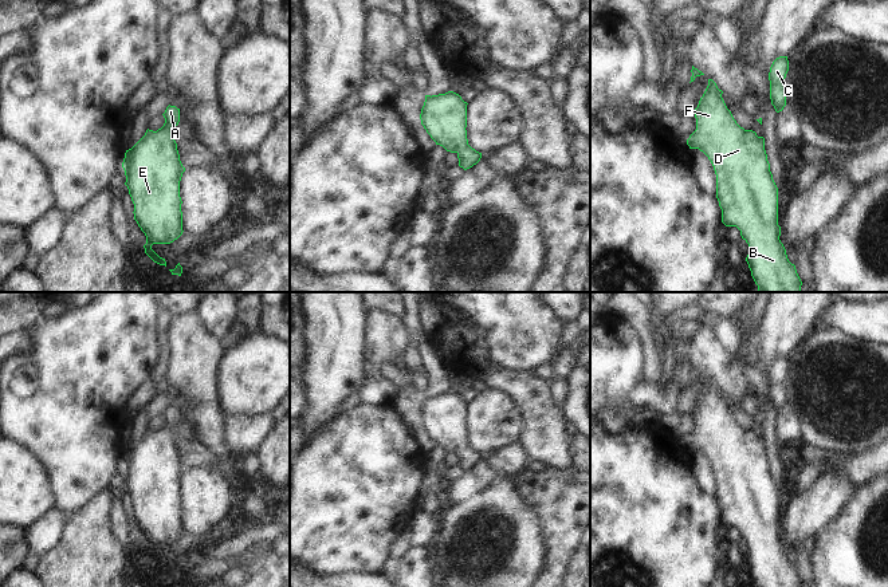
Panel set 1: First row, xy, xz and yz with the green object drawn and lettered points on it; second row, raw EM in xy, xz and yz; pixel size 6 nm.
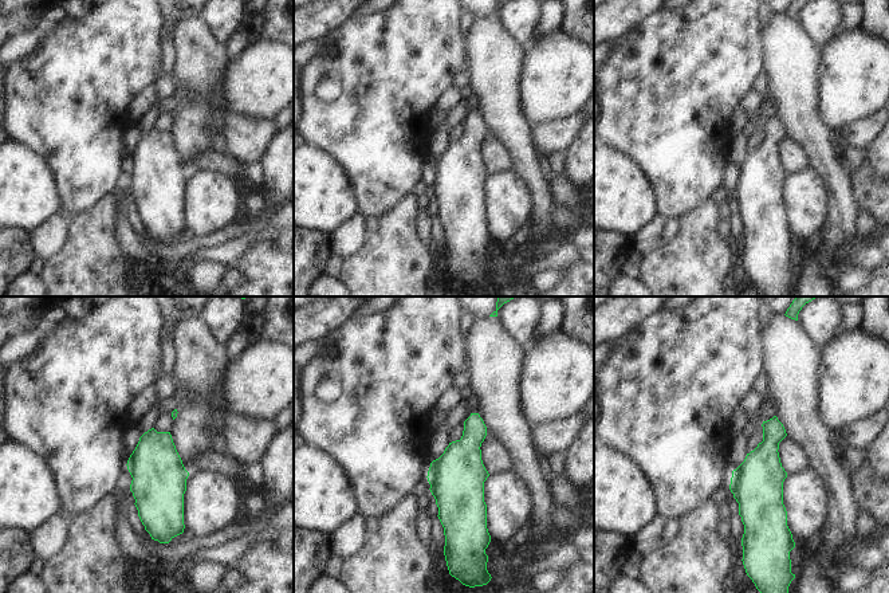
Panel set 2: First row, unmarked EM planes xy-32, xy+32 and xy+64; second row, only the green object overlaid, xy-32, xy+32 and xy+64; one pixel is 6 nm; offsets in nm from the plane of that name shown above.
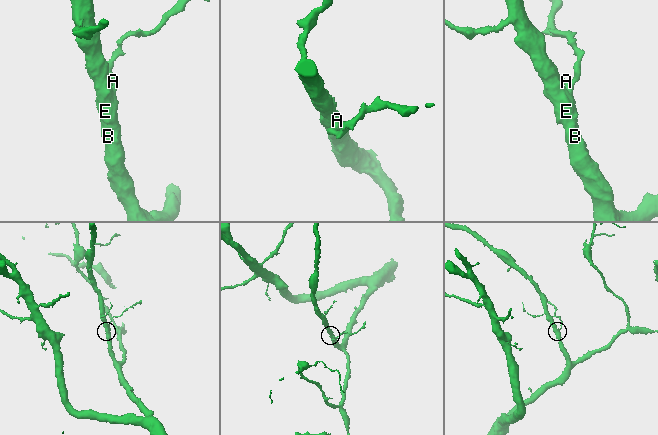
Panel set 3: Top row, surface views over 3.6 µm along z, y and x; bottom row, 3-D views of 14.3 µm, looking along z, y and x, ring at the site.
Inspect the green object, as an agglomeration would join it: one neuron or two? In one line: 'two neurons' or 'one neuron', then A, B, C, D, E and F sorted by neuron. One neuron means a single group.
one neuron; groups A B C D E F

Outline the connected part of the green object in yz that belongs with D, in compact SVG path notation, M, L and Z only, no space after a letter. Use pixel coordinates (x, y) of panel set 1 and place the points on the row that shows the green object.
M708 79L708 86L693 111L696 130L687 139L687 145L689 149L703 151L714 166L722 222L726 226L736 226L742 239L748 244L746 261L758 285L758 292L802 292L802 281L795 265L789 261L786 249L779 240L778 188L770 172L765 138L736 123L722 94L723 91L718 88L716 83Z

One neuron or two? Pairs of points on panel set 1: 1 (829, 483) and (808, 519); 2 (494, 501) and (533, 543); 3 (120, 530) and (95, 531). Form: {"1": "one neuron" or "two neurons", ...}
{"1": "one neuron", "2": "one neuron", "3": "two neurons"}

